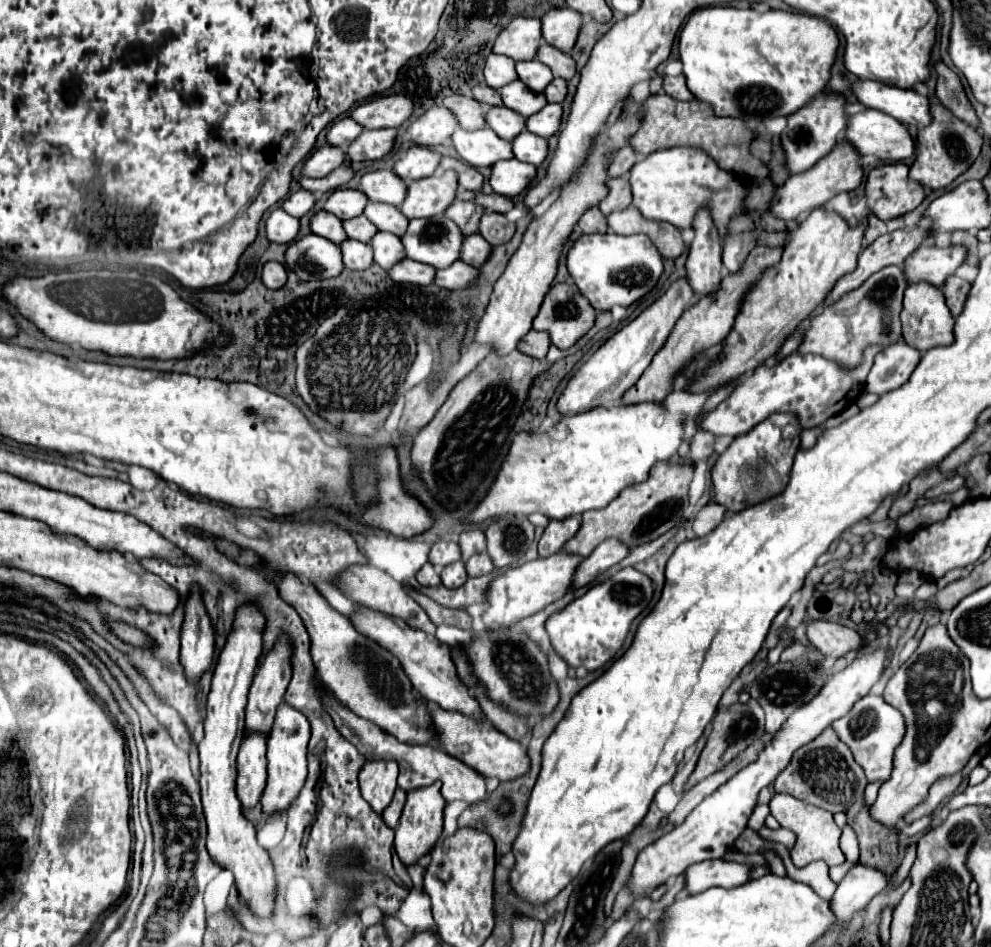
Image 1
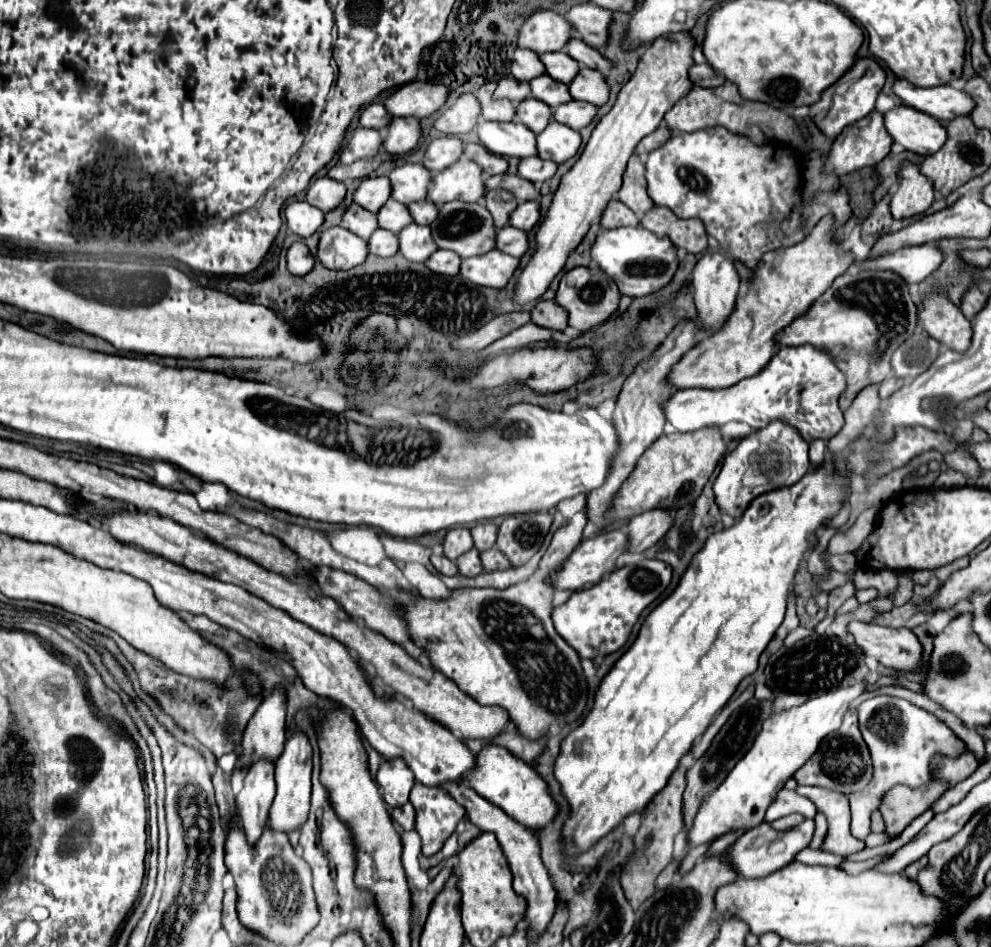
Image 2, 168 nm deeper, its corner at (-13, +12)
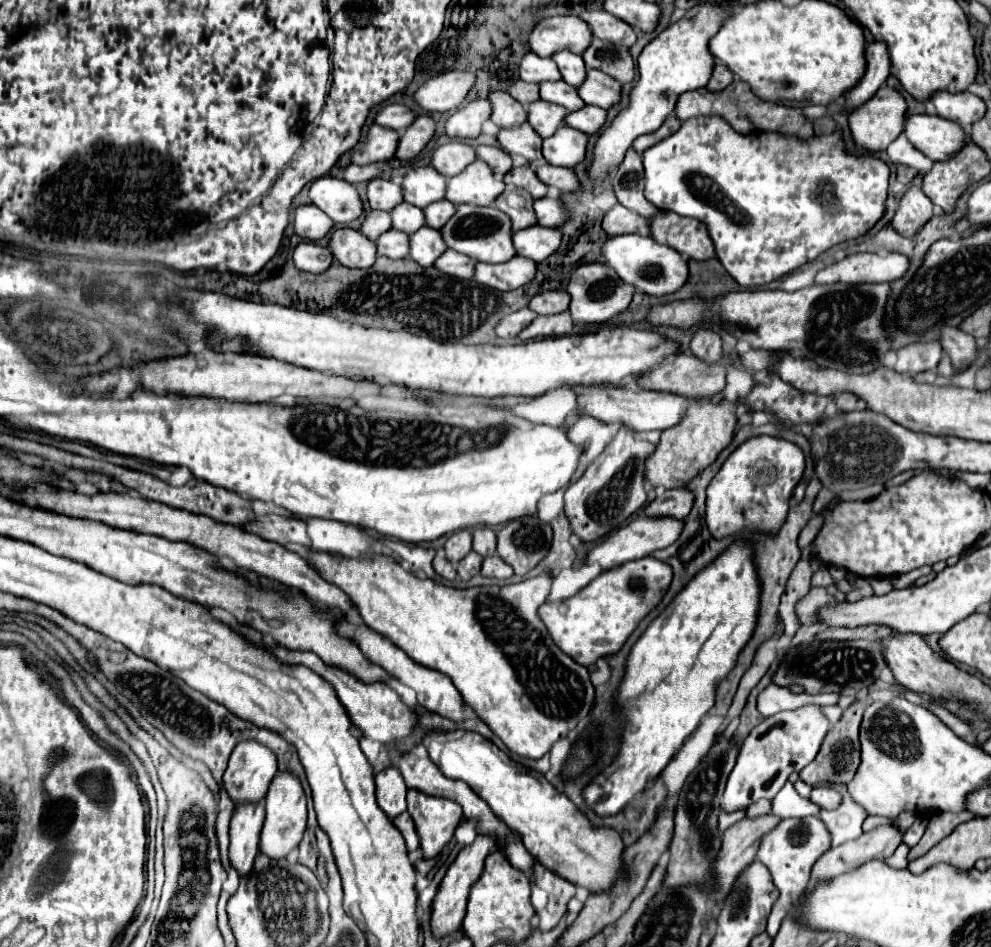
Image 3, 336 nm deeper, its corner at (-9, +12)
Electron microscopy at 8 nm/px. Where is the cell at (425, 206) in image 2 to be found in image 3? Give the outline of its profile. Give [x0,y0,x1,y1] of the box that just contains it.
[423,200,455,230]

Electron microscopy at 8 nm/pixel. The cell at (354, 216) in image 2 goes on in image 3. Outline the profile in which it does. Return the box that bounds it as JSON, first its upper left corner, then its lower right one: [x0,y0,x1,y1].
[361,210,391,240]

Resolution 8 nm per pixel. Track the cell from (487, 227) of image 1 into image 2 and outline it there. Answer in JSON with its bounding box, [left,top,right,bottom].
[511,202,541,230]

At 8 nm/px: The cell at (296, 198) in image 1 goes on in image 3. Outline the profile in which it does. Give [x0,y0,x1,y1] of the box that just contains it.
[309,176,363,224]

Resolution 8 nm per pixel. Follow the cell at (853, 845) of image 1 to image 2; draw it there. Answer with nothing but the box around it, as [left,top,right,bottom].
[849,696,967,838]

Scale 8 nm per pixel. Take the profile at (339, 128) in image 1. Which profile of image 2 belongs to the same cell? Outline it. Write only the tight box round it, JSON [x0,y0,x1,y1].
[359,102,393,130]

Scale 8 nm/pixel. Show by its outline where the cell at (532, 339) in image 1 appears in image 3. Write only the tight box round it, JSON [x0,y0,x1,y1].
[529,290,569,314]

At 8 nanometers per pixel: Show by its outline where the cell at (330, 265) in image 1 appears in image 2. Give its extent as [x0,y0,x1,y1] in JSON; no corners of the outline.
[319,226,369,270]

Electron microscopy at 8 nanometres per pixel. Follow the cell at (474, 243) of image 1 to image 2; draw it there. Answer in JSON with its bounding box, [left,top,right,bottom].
[497,226,529,258]

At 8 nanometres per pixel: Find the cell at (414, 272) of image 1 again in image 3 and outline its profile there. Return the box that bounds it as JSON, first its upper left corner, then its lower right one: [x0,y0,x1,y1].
[435,250,475,278]

